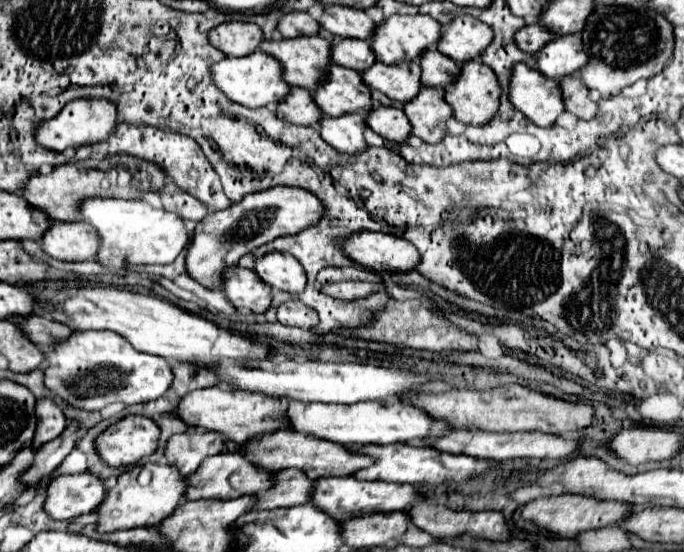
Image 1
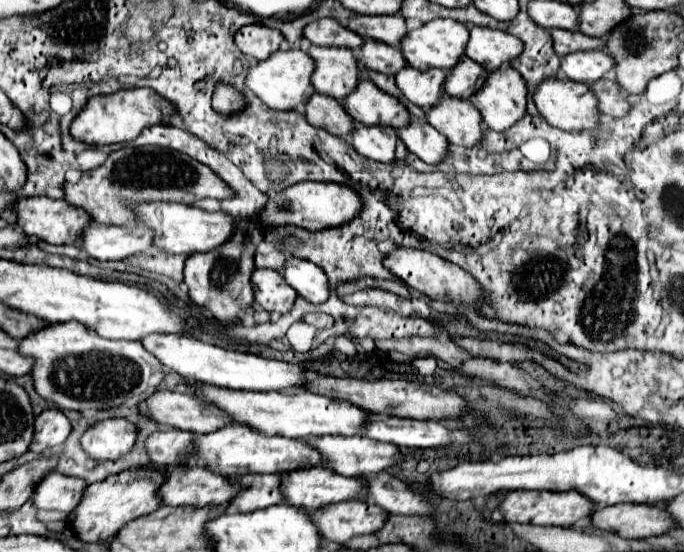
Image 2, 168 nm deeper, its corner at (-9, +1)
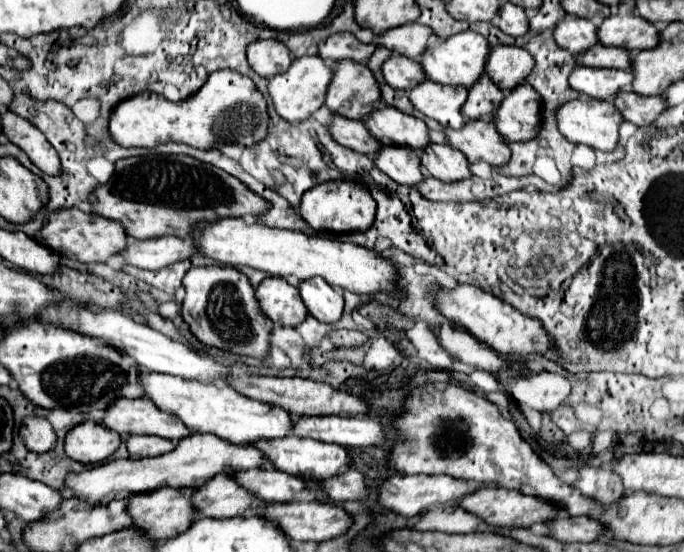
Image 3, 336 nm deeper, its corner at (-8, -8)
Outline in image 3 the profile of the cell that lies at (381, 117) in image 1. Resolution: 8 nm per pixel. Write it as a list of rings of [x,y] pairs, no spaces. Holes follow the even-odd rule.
[[[429,144],[421,156],[427,172],[441,182],[459,182],[471,178],[469,160],[449,144]]]

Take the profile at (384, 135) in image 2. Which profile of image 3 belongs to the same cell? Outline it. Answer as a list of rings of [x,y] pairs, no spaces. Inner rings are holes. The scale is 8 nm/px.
[[[385,146],[377,154],[375,164],[389,178],[393,178],[397,184],[417,186],[417,184],[421,184],[425,180],[423,172],[421,172],[421,158],[419,158],[417,150],[413,150],[413,148]]]

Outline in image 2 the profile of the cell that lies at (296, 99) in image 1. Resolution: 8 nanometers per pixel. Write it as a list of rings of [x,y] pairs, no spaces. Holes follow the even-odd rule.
[[[314,93],[306,101],[304,117],[310,125],[320,127],[338,137],[344,137],[344,135],[352,133],[352,129],[354,129],[352,117],[348,117],[348,113],[344,113],[342,105],[336,99],[328,97],[328,95],[320,95],[320,93]]]

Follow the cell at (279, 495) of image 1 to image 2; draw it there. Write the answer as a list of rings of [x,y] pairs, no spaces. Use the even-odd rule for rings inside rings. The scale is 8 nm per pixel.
[[[284,473],[240,477],[240,481],[244,481],[244,493],[240,493],[240,497],[236,497],[236,501],[230,501],[228,505],[236,511],[250,513],[250,511],[258,511],[282,503],[286,499],[280,489],[282,477]]]

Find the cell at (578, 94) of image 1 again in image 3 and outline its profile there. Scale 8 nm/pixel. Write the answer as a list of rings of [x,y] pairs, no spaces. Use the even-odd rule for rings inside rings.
[[[619,92],[613,102],[623,118],[637,126],[649,126],[657,120],[661,112],[667,110],[667,102],[663,96],[639,96],[635,92]]]

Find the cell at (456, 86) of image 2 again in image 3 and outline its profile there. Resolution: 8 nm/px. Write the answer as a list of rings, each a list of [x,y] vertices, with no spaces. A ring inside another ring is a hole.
[[[485,74],[481,80],[477,80],[475,88],[469,90],[469,98],[463,106],[463,116],[467,120],[479,120],[479,118],[491,118],[493,120],[503,98],[505,98],[505,94]]]

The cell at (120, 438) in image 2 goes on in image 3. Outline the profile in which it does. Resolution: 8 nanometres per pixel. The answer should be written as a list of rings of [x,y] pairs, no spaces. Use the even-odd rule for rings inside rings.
[[[81,422],[65,436],[65,452],[81,464],[99,464],[109,460],[119,448],[119,434],[107,430],[97,422]]]

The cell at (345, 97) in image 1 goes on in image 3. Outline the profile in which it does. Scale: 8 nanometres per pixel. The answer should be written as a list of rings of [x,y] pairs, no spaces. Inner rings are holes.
[[[393,106],[371,112],[365,118],[365,126],[385,146],[409,146],[413,150],[423,150],[431,144],[425,122],[415,116],[407,116]]]

